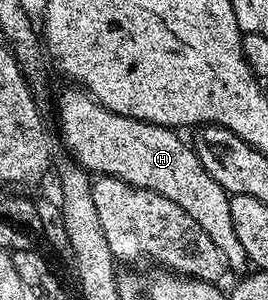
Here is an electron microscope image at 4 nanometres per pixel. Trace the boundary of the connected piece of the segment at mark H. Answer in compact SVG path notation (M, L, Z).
M69 89L58 98L58 122L62 125L65 153L91 175L119 178L180 204L180 208L212 236L212 244L220 248L220 256L224 256L227 267L231 271L245 271L248 259L244 244L240 244L236 227L232 225L231 195L204 172L193 145L187 139L185 142L177 129L120 116L99 106L85 90Z

